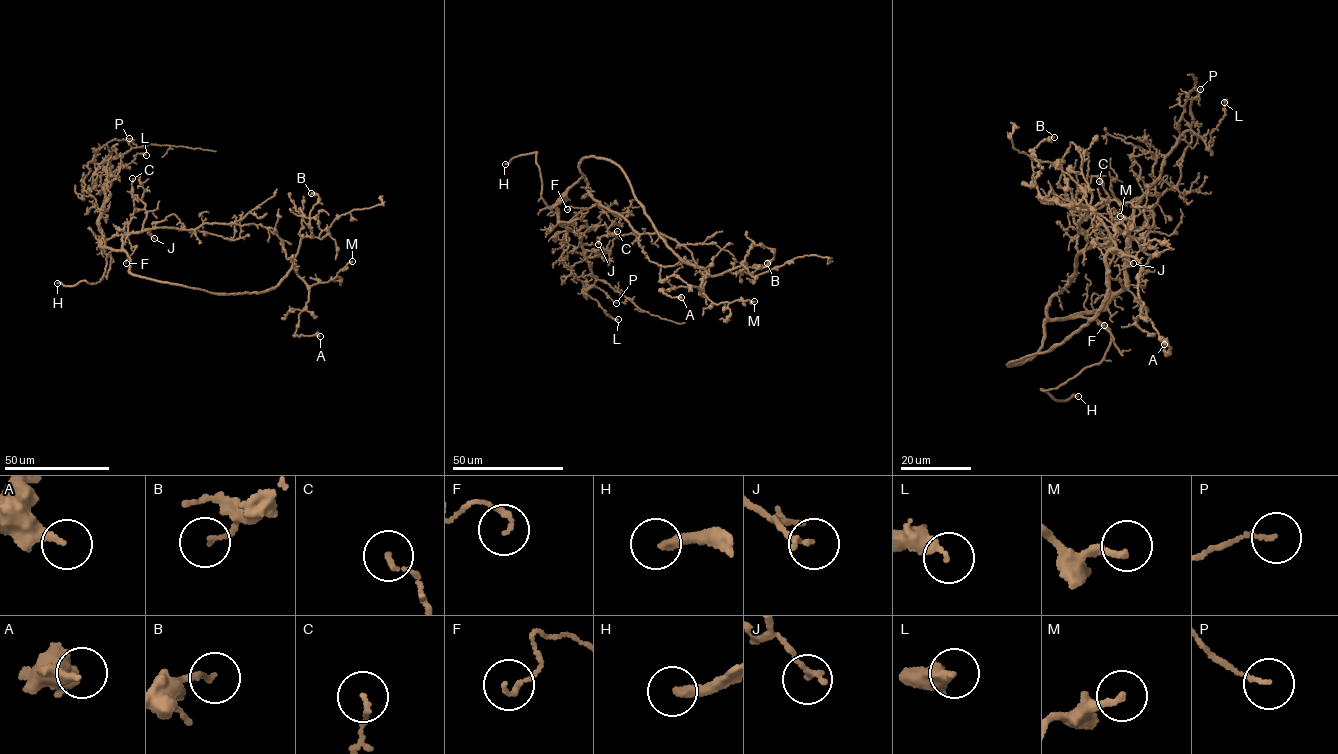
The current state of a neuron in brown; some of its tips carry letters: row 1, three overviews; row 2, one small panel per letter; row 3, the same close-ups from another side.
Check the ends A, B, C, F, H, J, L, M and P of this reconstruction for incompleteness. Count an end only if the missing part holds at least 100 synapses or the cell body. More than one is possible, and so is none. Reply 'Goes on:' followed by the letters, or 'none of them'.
Goes on: H

